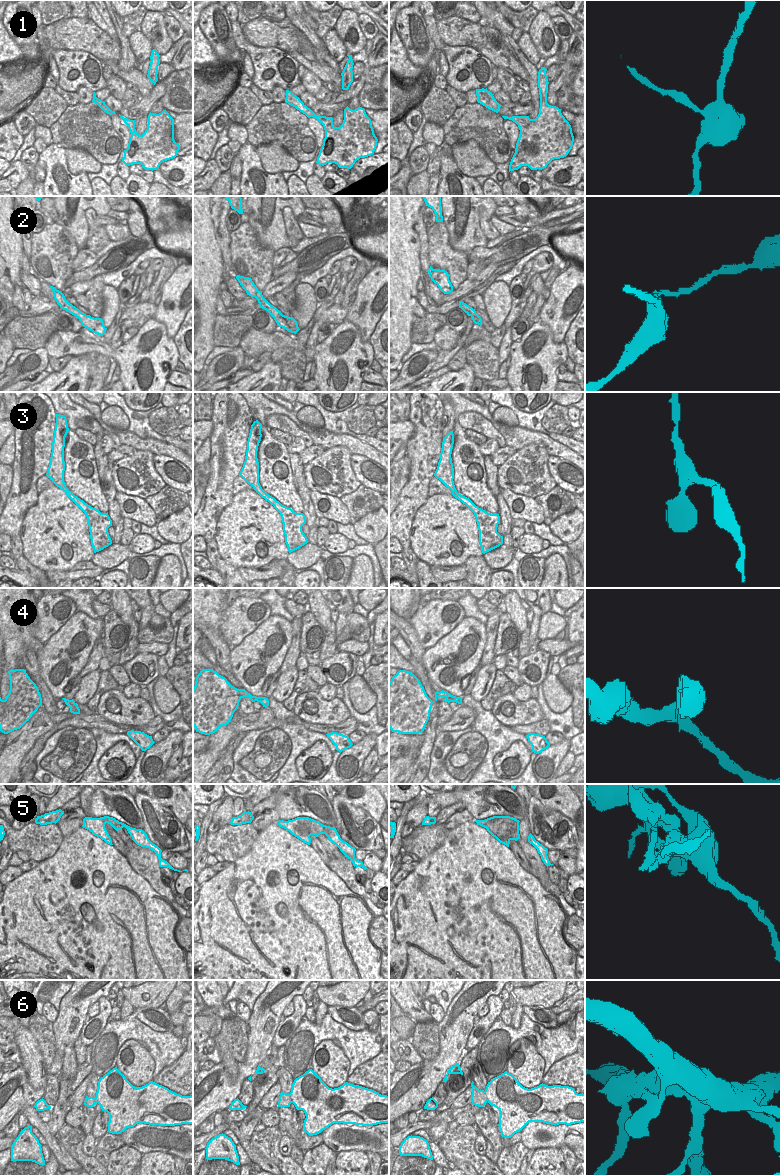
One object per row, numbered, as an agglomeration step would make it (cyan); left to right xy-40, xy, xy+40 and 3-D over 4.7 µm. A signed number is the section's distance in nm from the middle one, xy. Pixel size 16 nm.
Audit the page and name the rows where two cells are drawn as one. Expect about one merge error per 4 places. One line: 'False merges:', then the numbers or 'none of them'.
False merges: 5, 6

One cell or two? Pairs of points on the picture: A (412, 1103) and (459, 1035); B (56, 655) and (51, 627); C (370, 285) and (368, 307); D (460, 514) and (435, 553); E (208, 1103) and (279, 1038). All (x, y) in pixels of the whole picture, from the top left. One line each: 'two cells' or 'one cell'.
A: one cell
B: two cells
C: one cell
D: one cell
E: two cells

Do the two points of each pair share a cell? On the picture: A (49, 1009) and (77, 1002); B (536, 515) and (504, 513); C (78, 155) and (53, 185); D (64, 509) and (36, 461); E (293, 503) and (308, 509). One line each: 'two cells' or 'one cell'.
A: two cells
B: two cells
C: two cells
D: two cells
E: two cells

